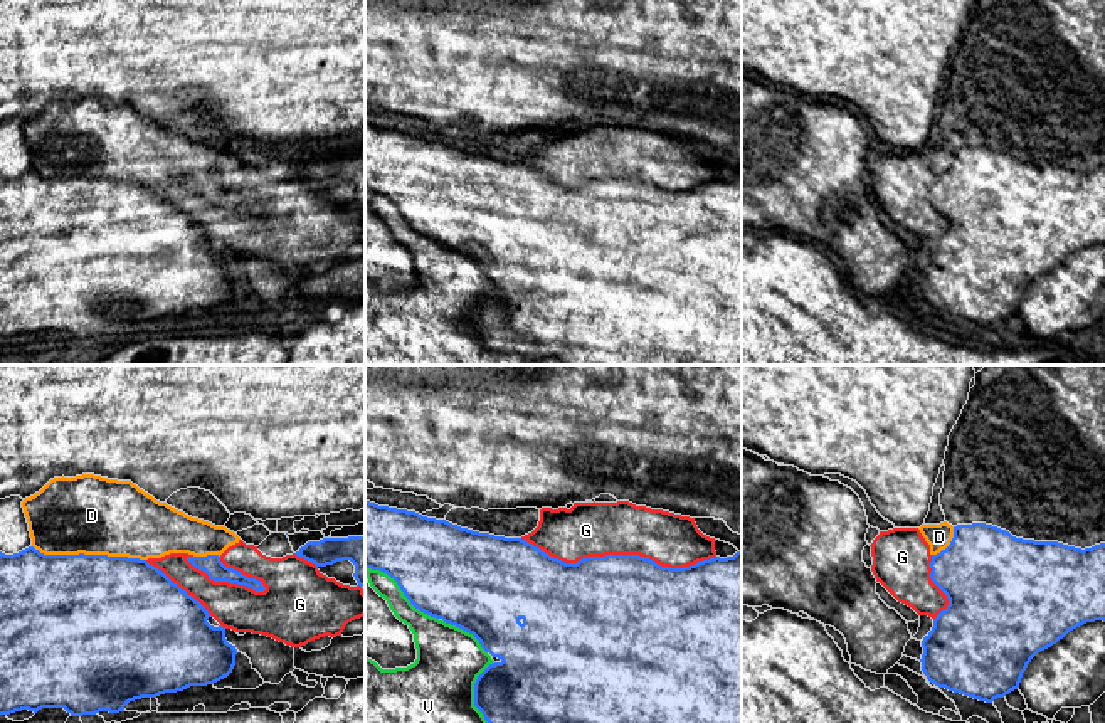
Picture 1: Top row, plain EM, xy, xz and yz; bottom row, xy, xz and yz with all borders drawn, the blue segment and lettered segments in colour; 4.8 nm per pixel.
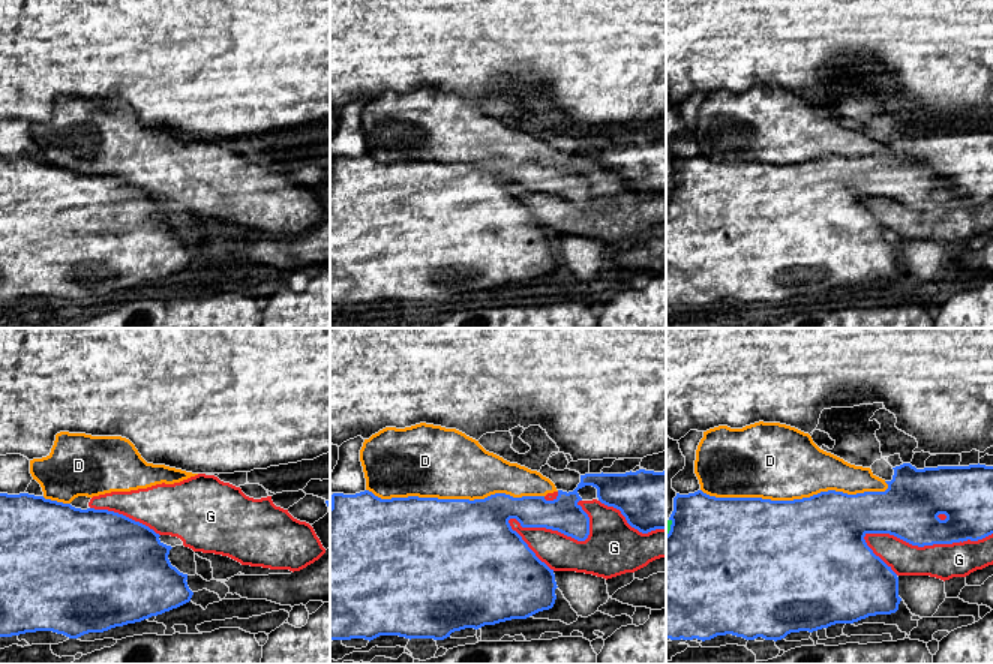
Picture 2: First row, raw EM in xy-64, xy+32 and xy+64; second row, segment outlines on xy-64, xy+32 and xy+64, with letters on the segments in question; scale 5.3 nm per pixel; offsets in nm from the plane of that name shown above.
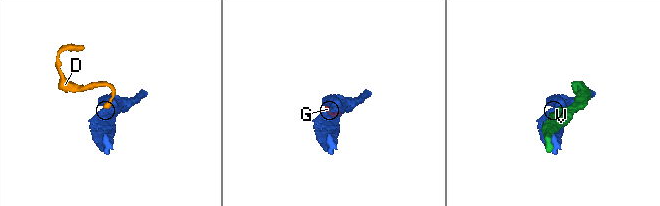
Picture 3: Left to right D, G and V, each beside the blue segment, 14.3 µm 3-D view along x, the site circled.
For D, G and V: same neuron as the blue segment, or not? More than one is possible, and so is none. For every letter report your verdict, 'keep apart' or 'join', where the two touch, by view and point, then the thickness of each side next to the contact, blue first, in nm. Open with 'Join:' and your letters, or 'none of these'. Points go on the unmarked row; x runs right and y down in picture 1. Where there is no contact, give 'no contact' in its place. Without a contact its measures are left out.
Join: none of these
D: keep apart; meets blue in xy at (89, 179); 500 nm thick on the blue side, 380 nm on the other
G: keep apart; meets blue in xz at (618, 179); 500 nm thick on the blue side, 260 nm on the other
V: keep apart; meets blue in xz at (483, 338); 380 nm thick on the blue side, 480 nm on the other

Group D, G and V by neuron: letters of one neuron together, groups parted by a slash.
D G / V

